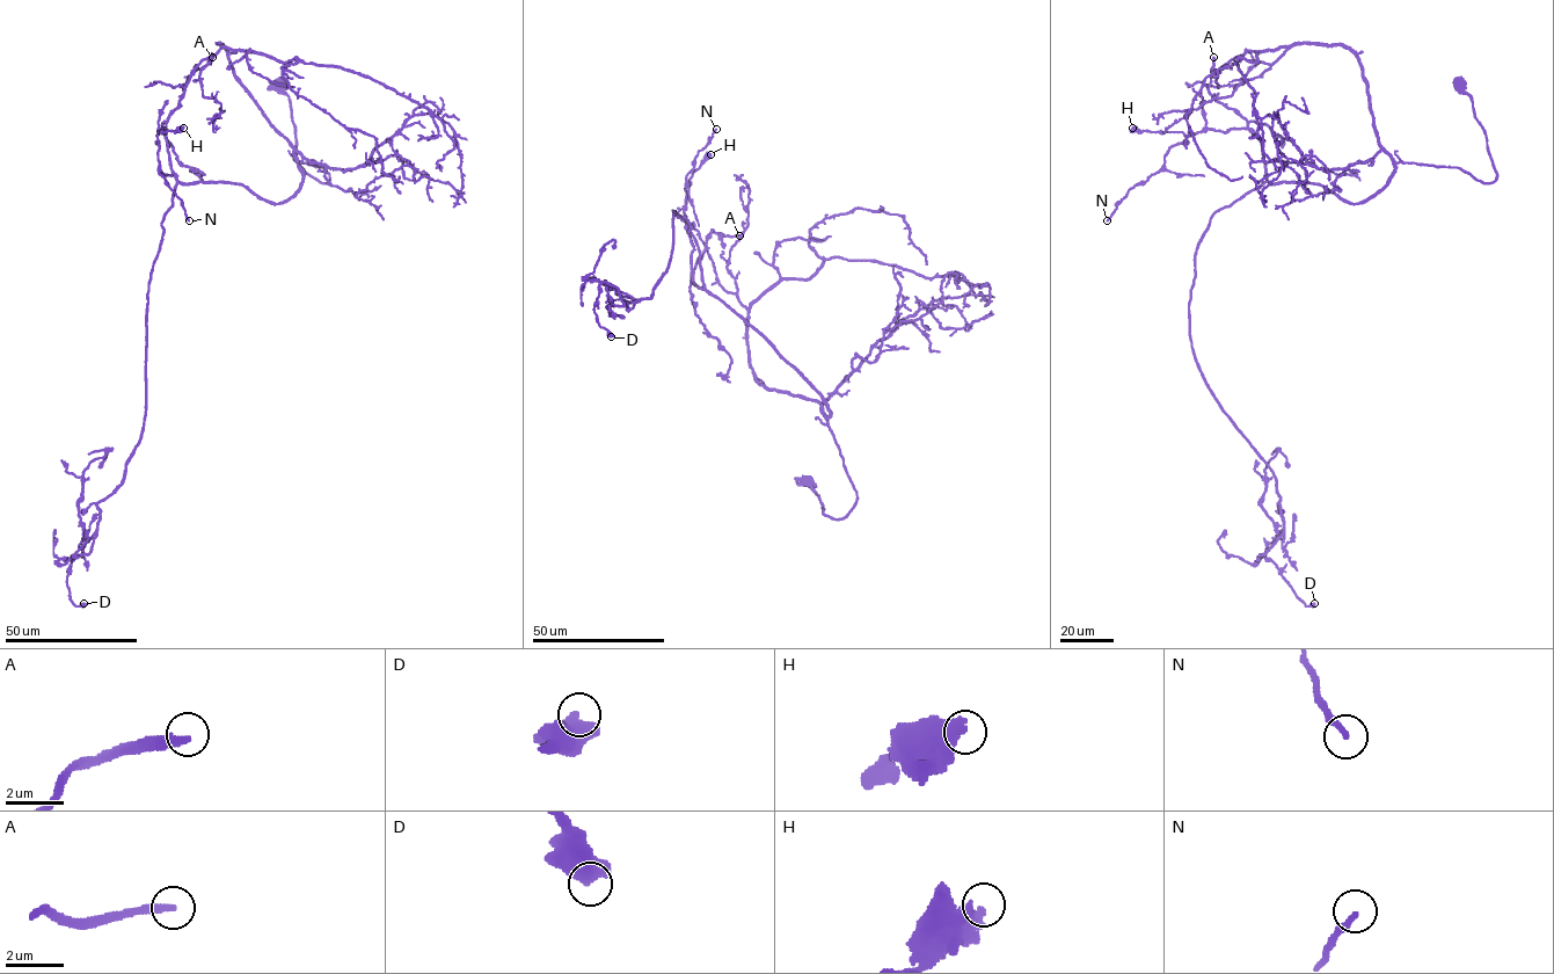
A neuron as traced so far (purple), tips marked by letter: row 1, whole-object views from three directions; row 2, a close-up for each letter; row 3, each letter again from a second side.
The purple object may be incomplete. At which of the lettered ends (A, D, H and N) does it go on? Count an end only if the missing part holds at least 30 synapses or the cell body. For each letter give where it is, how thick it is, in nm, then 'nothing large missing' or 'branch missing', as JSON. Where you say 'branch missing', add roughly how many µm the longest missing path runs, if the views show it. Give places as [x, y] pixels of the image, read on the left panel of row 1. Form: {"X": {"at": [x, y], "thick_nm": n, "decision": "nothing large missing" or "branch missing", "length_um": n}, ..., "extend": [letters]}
{"A": {"at": [212, 57], "thick_nm": 320, "decision": "branch missing", "length_um": 20}, "D": {"at": [84, 603], "thick_nm": 600, "decision": "nothing large missing"}, "H": {"at": [183, 128], "thick_nm": 550, "decision": "nothing large missing"}, "N": {"at": [189, 220], "thick_nm": 200, "decision": "nothing large missing"}, "extend": ["A"]}

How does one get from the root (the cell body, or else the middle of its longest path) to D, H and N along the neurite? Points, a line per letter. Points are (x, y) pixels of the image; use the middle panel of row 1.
D: (807, 481), (833, 520), (856, 500), (825, 400), (705, 289), (675, 210), (649, 298), (599, 284), (611, 336)
H: (807, 481), (833, 520), (856, 500), (825, 400), (693, 283), (684, 205), (692, 173), (710, 154)
N: (807, 481), (833, 520), (856, 500), (827, 405), (761, 335), (693, 283), (686, 176), (716, 129)

